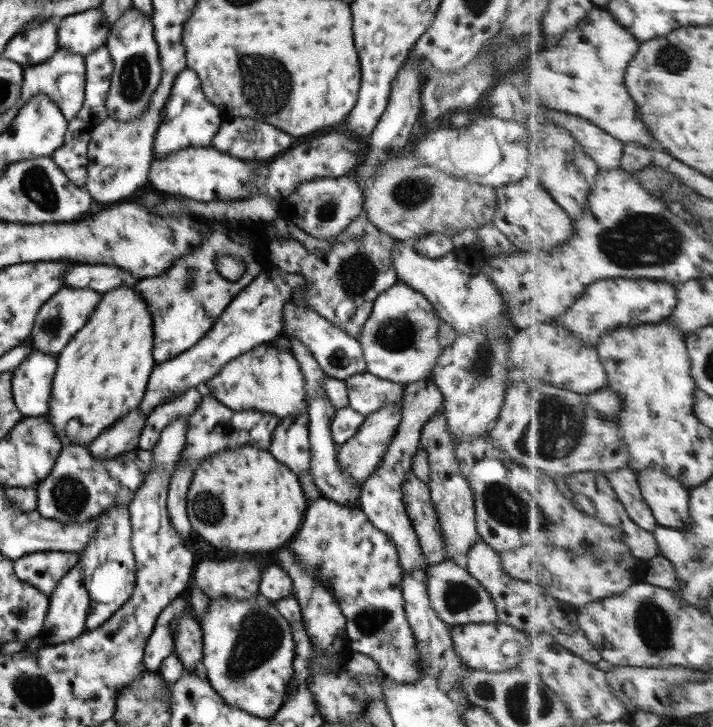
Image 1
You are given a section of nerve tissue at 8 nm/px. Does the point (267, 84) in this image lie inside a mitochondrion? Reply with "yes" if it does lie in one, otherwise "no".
yes

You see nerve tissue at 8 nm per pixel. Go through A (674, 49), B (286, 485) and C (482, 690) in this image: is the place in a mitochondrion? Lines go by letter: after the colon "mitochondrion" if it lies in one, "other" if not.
A: mitochondrion
B: other
C: mitochondrion

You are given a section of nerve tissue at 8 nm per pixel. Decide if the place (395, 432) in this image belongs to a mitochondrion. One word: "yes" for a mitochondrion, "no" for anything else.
no

